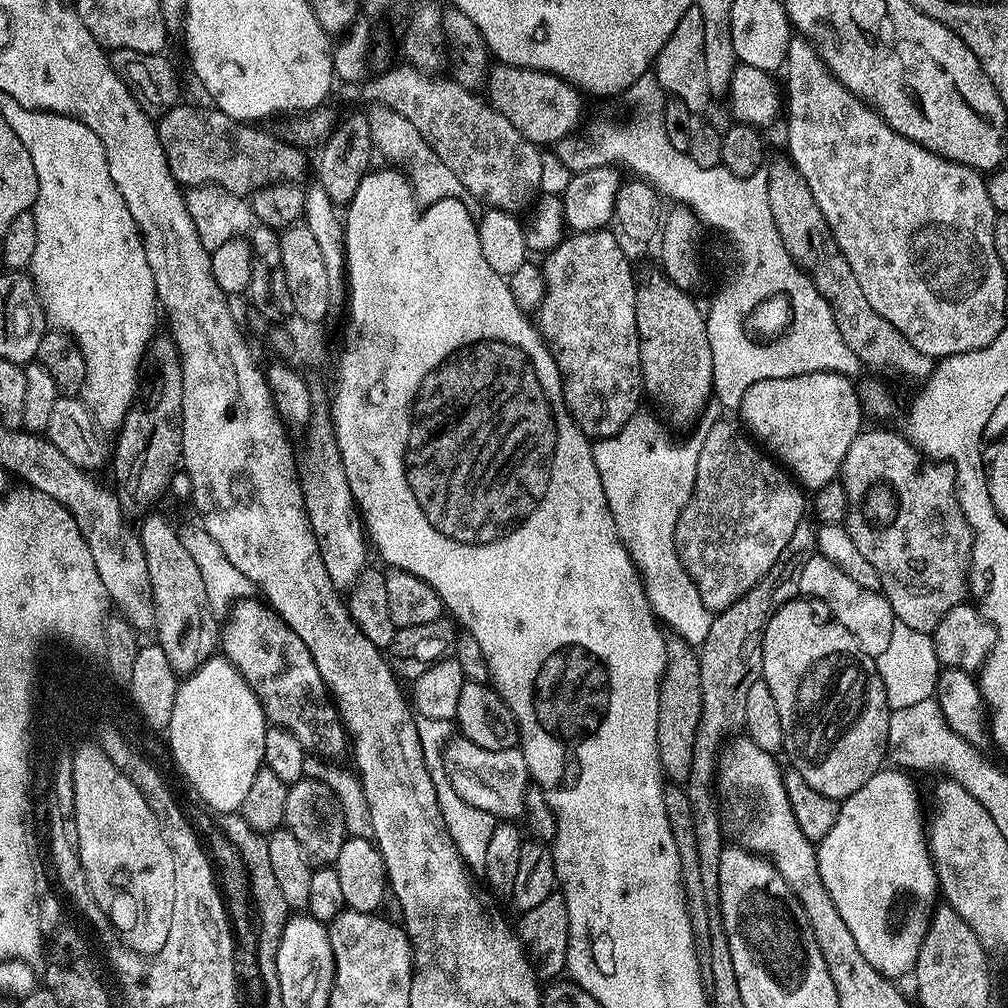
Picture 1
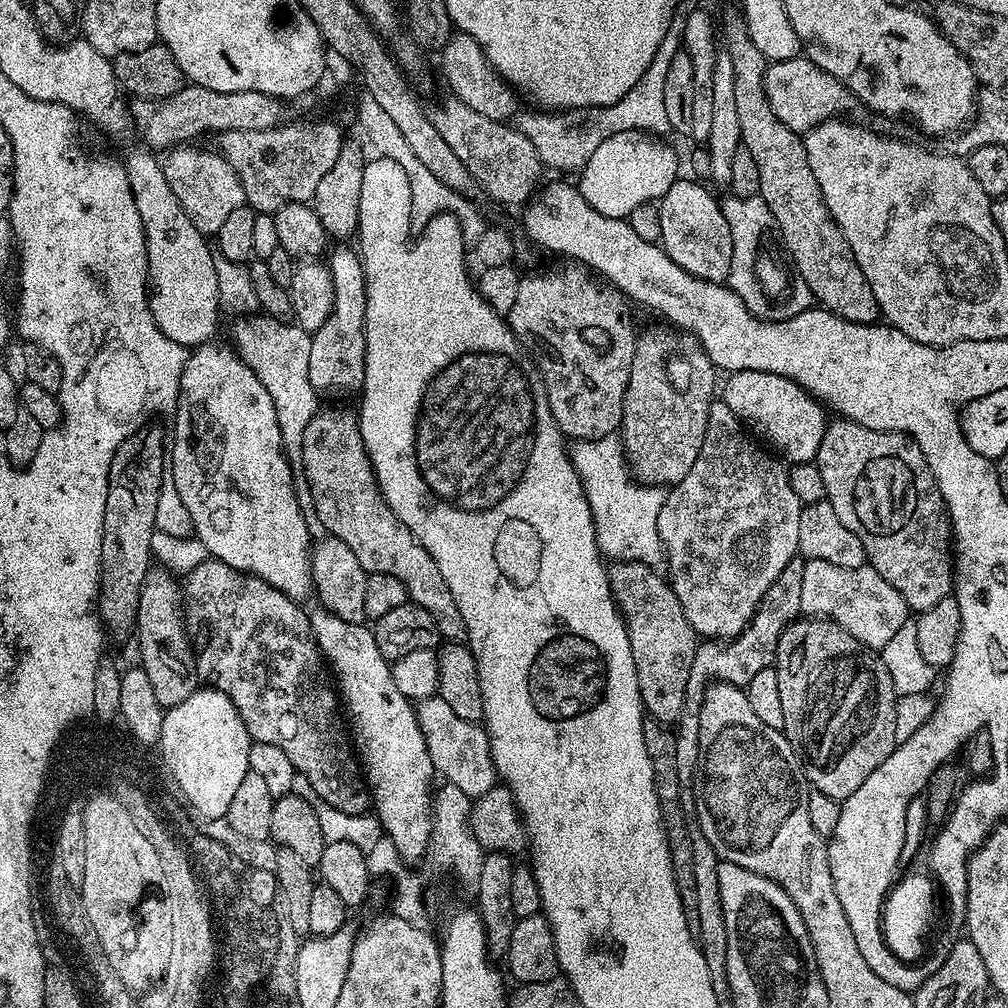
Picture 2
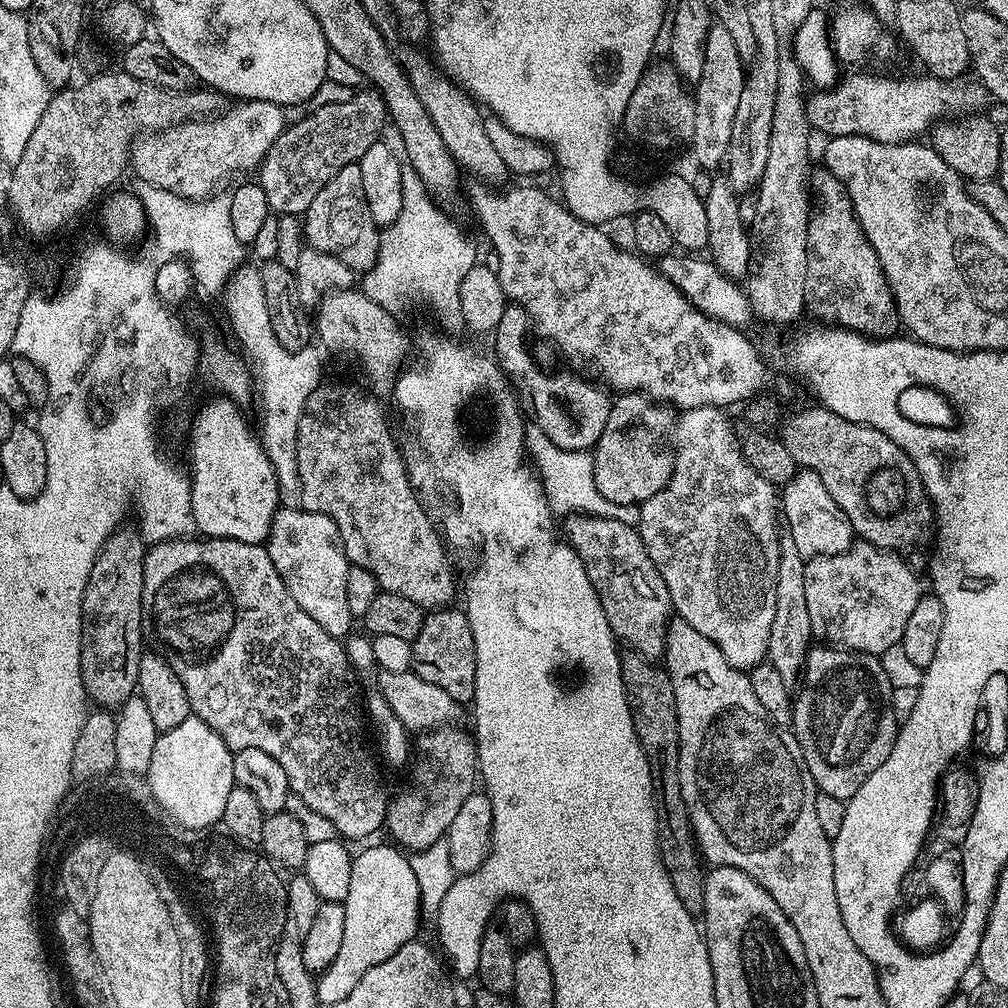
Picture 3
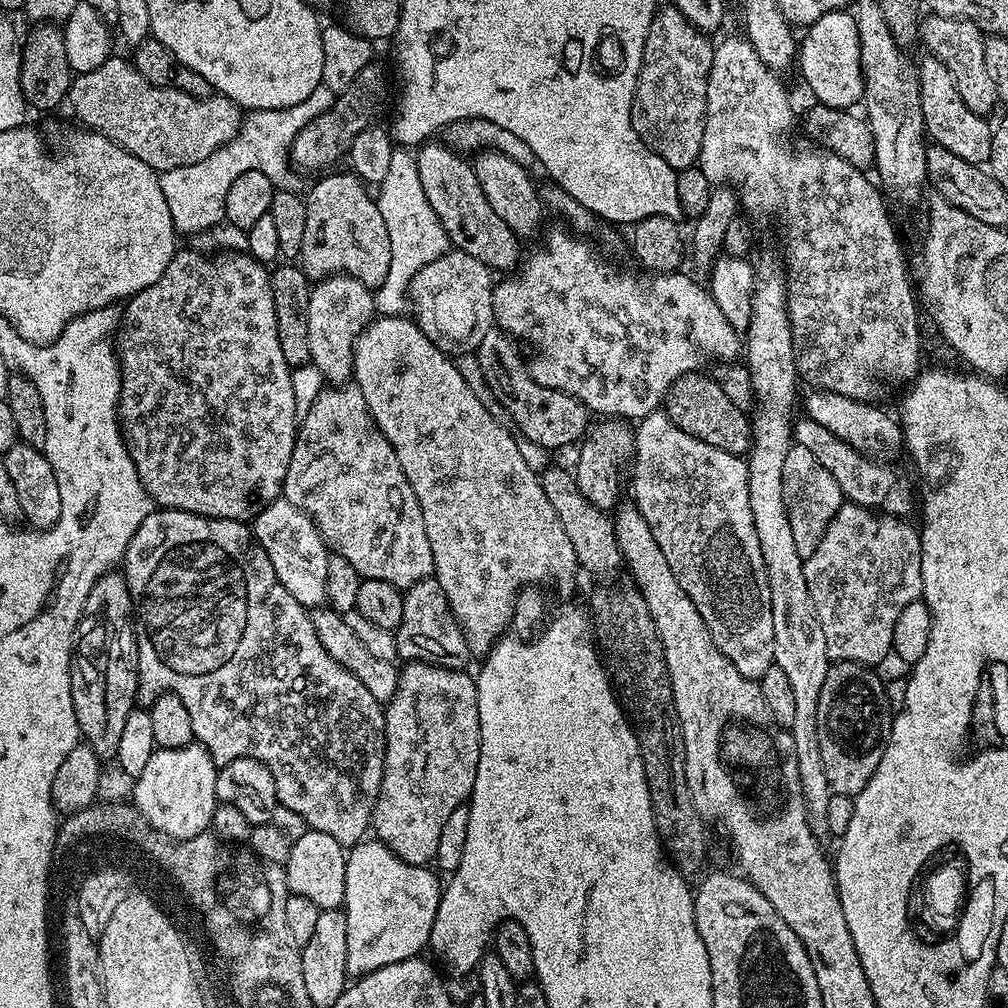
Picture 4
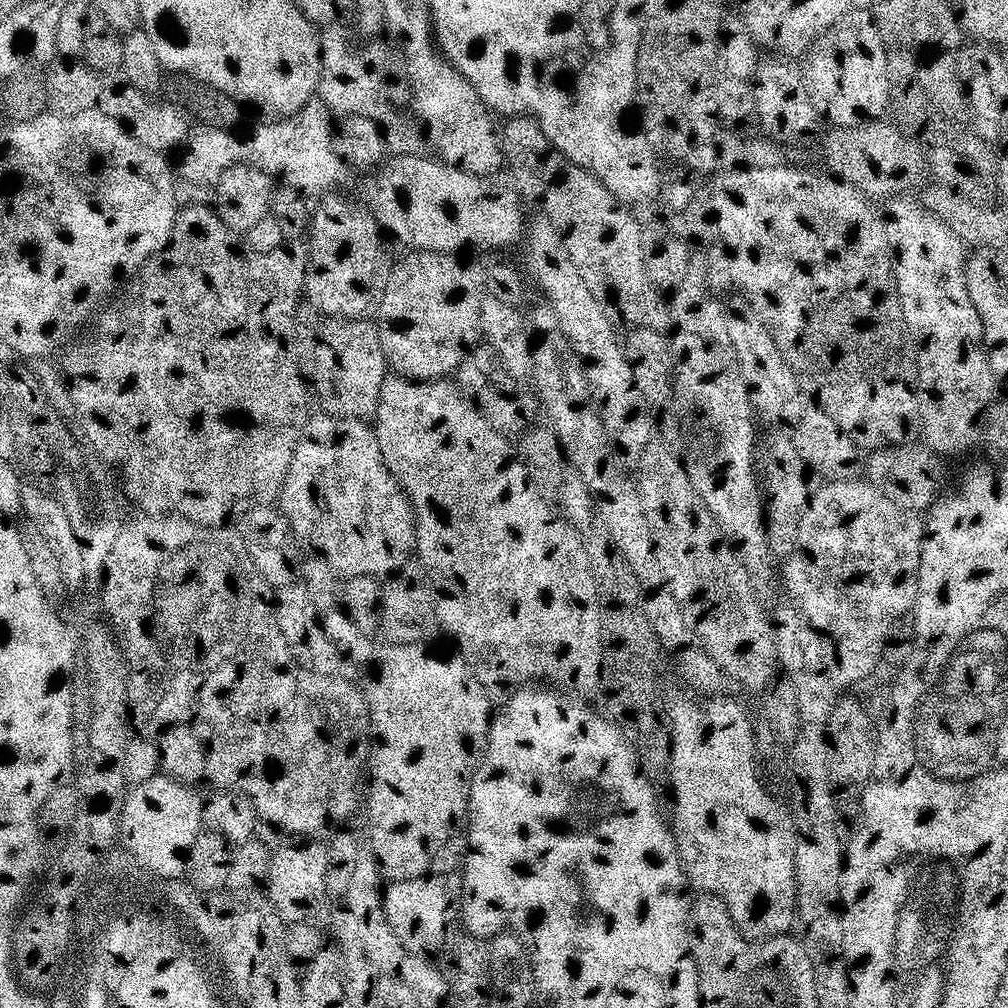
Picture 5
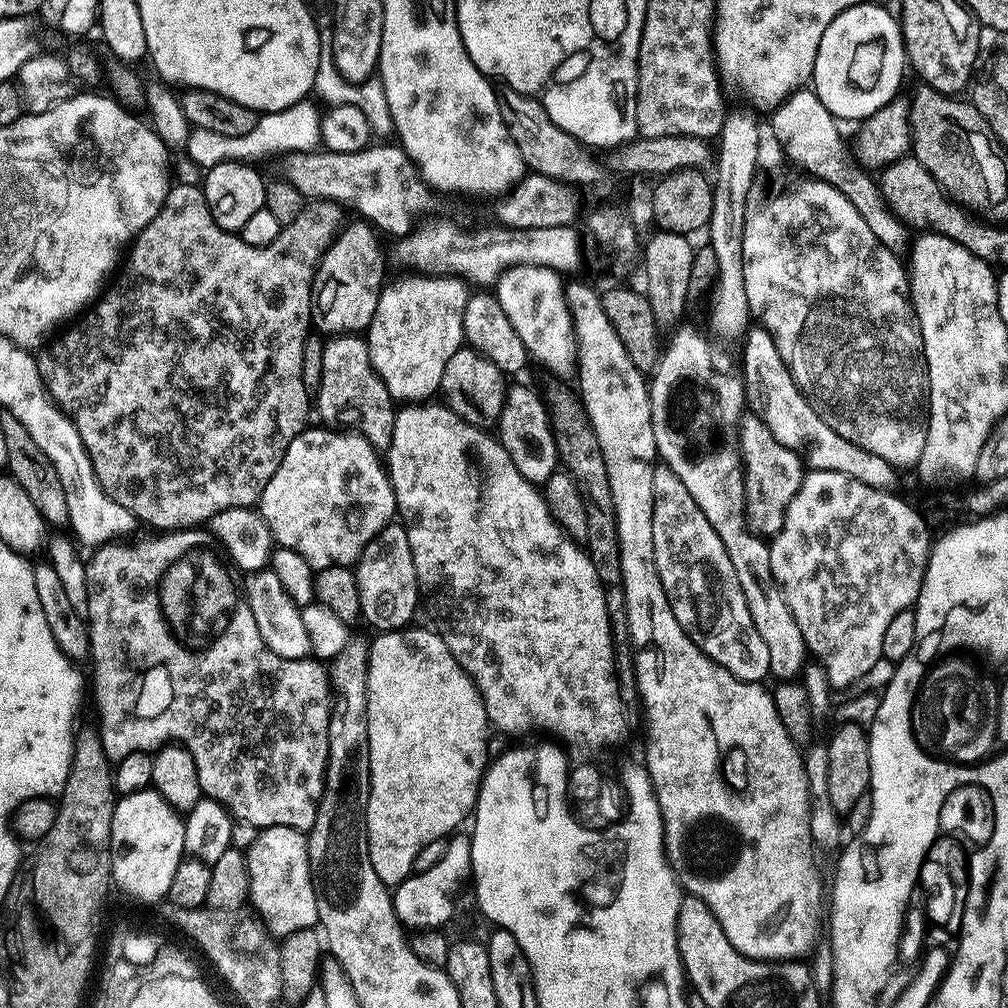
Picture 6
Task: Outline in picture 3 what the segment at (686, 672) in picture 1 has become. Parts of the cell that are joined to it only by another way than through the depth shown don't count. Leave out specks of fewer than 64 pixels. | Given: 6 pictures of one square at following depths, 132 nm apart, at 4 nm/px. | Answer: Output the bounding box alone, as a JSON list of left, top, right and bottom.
[562,514,674,661]

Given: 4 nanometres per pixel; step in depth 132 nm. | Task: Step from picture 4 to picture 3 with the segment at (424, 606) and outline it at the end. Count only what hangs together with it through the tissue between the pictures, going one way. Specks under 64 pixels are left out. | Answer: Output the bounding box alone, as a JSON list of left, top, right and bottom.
[412,607,478,705]

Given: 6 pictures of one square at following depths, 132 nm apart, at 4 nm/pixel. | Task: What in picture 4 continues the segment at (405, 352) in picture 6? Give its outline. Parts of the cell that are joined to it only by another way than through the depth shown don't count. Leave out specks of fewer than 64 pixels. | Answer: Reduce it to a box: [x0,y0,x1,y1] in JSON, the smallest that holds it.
[408,250,494,358]

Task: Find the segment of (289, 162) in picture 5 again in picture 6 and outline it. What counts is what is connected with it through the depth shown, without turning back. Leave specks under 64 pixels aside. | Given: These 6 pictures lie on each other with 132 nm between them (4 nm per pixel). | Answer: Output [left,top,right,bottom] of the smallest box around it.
[186,98,322,170]

